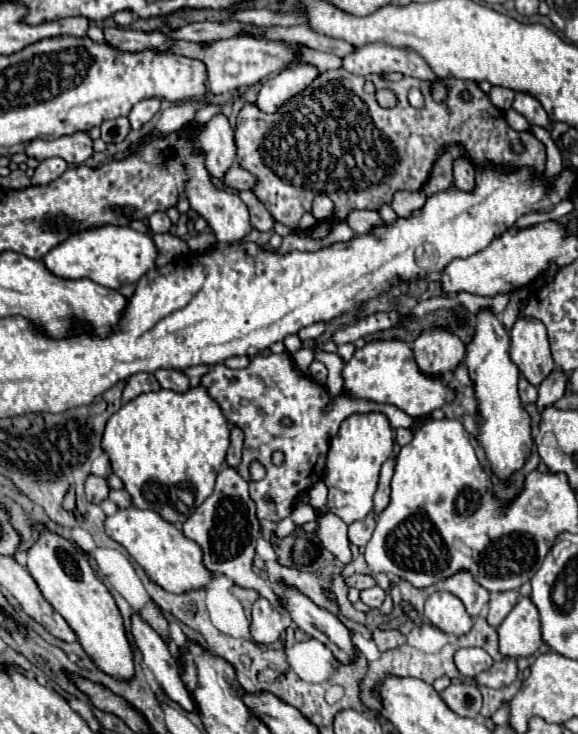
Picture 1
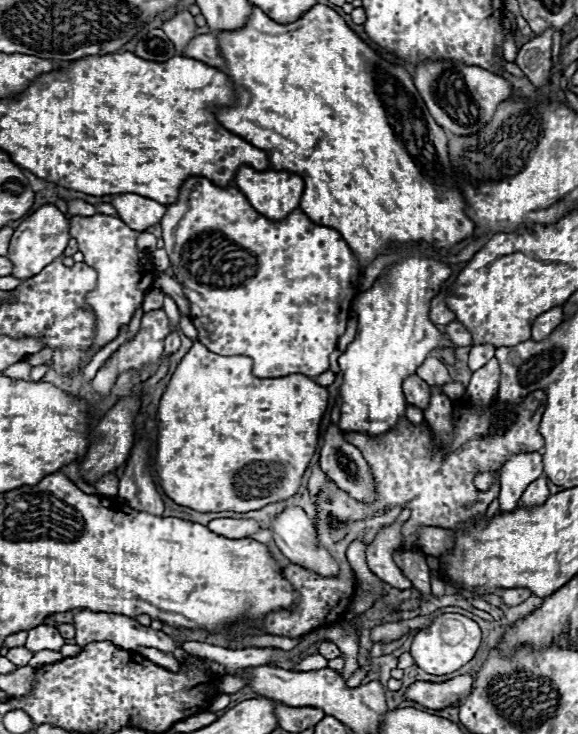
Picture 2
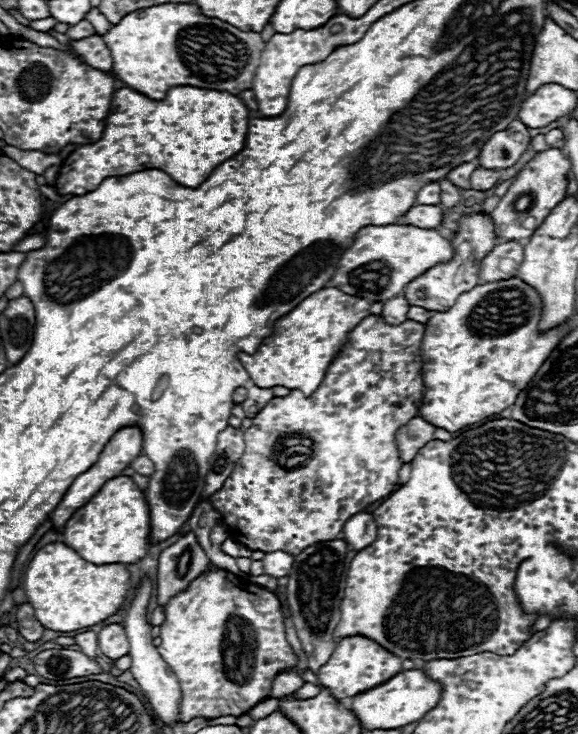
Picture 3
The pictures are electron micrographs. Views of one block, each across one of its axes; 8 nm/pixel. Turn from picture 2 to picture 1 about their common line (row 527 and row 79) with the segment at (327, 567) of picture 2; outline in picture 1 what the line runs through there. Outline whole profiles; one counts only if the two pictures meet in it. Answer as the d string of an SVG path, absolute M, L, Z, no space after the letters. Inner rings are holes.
M296 64L288 66L274 78L270 78L258 92L256 106L262 112L276 112L280 104L286 104L292 96L300 94L306 86L312 84L312 80L318 76L318 70L310 64Z

